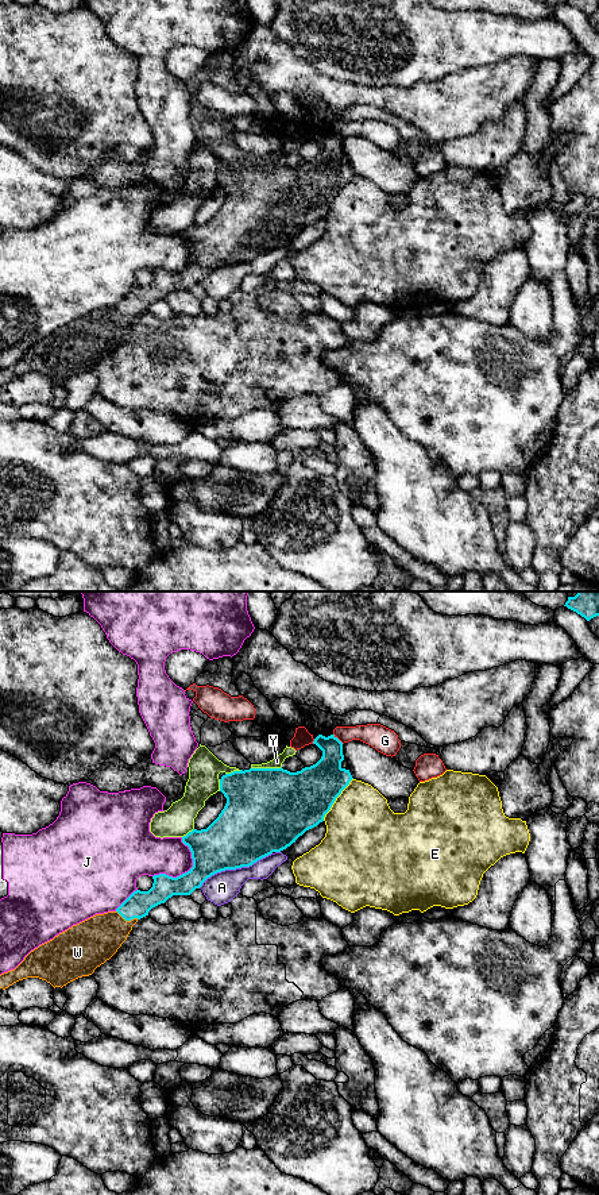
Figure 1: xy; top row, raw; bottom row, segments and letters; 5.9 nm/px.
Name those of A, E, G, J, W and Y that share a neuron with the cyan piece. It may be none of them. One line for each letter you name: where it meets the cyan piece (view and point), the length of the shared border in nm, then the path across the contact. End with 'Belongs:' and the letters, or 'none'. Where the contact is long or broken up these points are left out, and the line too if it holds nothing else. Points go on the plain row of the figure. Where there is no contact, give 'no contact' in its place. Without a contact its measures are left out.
W: meets cyan in xy at (127, 315); contact 140 nm long; runs through xy (138, 300), (127, 315), (93, 336)
Belongs: W

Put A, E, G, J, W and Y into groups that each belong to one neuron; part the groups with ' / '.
A / E / G / J / W / Y

